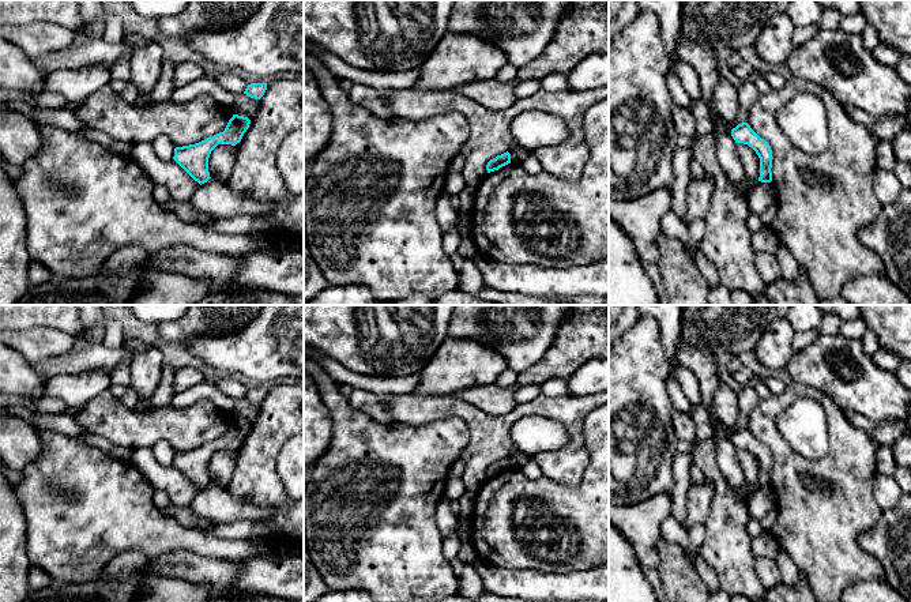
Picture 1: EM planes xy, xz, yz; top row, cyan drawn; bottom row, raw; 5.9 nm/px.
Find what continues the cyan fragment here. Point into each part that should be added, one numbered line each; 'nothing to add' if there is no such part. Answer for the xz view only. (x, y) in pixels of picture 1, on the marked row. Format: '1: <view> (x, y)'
nothing to add

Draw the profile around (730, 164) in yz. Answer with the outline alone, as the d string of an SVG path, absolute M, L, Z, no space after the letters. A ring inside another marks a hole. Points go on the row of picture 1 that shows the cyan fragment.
M722 127L714 129L718 142L718 159L722 170L727 174L730 183L735 187L744 187L748 183L744 166L737 155L735 140L731 132Z

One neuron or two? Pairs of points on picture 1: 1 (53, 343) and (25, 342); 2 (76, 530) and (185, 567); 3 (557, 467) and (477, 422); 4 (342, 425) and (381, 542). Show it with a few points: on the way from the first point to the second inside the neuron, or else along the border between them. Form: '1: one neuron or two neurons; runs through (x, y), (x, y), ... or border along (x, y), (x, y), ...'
1: one neuron; runs through (46, 342), (32, 342)
2: two neurons; border along (187, 549), (174, 549), (149, 559)
3: one neuron; runs through (573, 433), (556, 409), (522, 409), (511, 417)
4: one neuron; runs through (376, 455), (405, 467), (402, 495), (390, 508)

